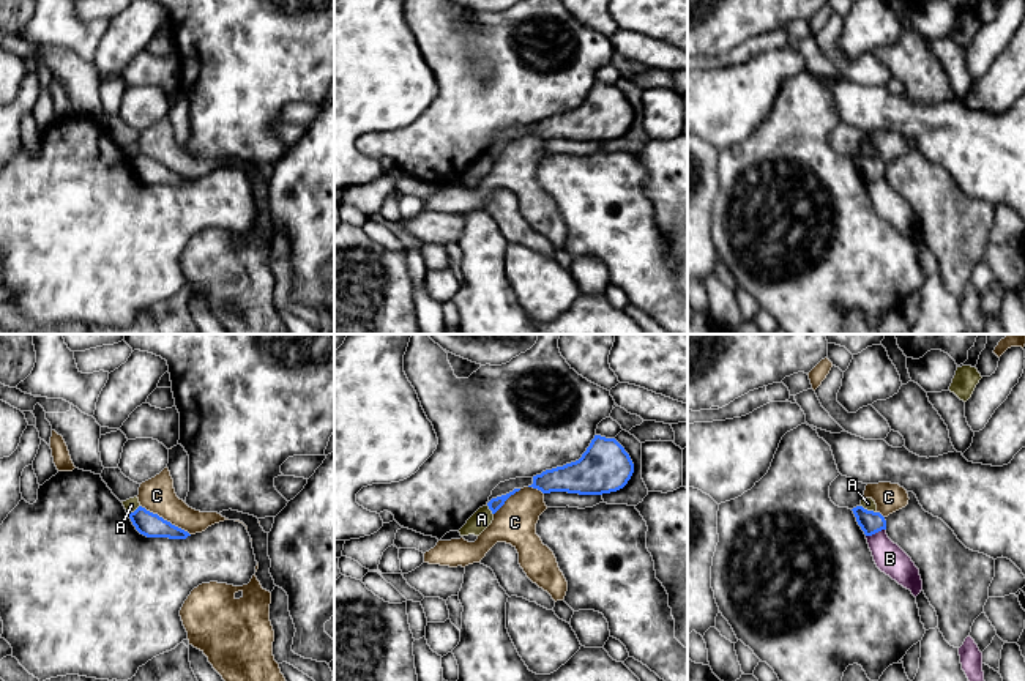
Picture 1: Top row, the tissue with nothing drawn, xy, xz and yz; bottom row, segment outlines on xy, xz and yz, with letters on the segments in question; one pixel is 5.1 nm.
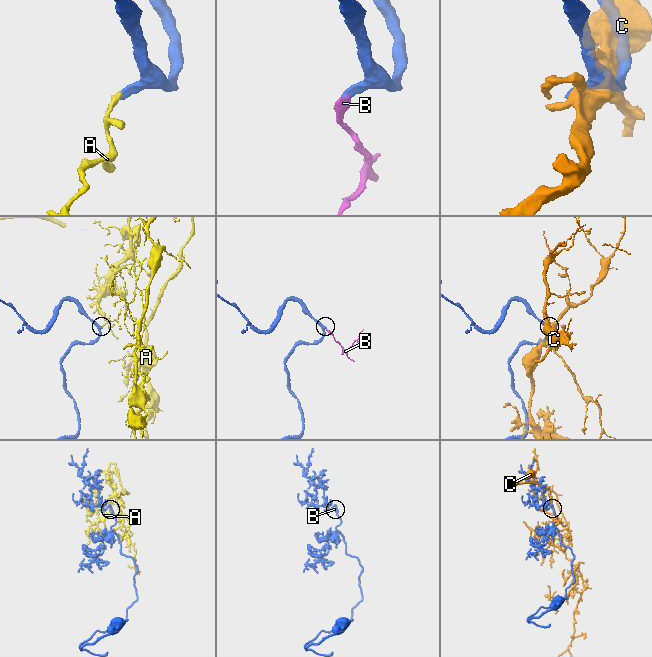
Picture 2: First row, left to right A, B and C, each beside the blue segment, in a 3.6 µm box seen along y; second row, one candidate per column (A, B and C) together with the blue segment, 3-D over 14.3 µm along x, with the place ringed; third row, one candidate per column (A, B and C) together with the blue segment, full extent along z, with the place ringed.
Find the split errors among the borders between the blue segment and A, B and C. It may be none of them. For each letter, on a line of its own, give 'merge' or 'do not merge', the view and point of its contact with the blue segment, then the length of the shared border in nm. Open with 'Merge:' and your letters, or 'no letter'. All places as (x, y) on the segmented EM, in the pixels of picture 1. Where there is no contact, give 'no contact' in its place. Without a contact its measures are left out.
Merge: B
A: do not merge; meets blue in yz at (866, 509); contact 100 nm long
B: merge; meets blue in yz at (875, 532); contact 110 nm long
C: do not merge; meets blue in xy at (166, 520); contact 300 nm long

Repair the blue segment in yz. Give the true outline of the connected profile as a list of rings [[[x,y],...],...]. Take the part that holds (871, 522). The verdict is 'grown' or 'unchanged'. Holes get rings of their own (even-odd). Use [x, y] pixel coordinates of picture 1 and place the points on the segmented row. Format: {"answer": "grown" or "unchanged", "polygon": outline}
{"answer": "grown", "polygon": [[[856,506],[852,511],[866,534],[877,568],[899,585],[910,590],[916,597],[922,590],[919,569],[911,558],[888,538],[885,517],[863,506]]]}

